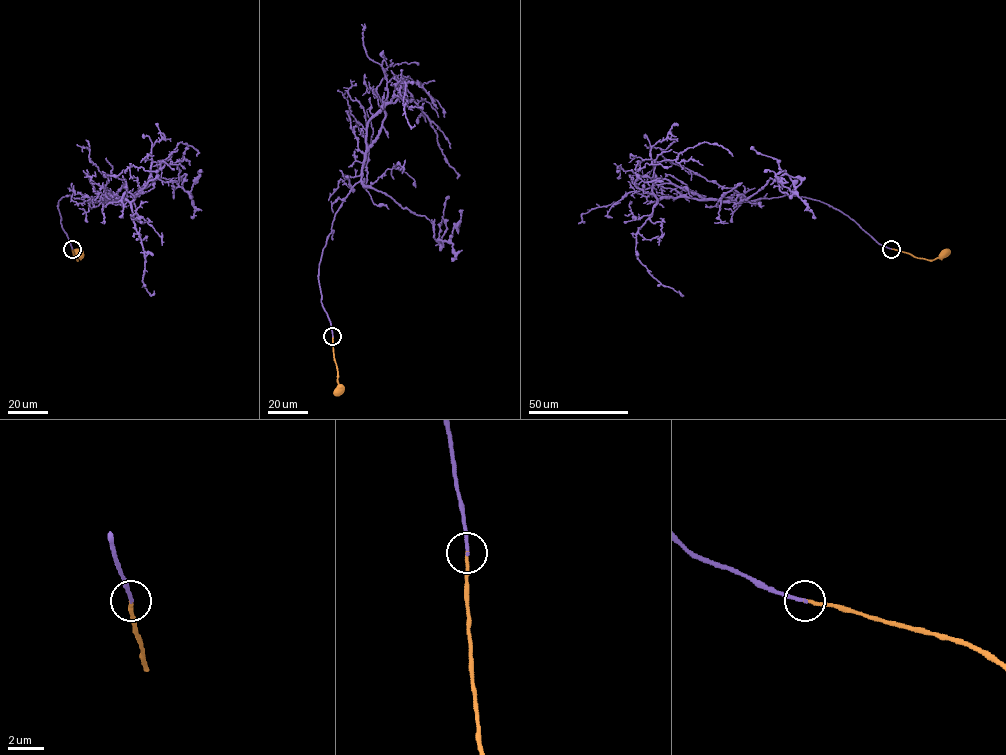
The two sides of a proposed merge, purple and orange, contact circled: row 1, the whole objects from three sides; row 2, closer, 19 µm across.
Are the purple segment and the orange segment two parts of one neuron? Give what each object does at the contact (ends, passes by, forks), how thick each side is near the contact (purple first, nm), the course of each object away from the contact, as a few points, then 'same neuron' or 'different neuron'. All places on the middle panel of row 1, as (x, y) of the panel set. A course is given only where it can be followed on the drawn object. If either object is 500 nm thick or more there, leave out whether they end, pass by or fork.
purple ends; orange ends; calibres 180 and 180 nm; course purple (332, 337), (319, 266), (336, 212), (360, 180), (367, 123), (387, 104), (411, 99), (457, 178); course orange (332, 337), (339, 391); same neuron

